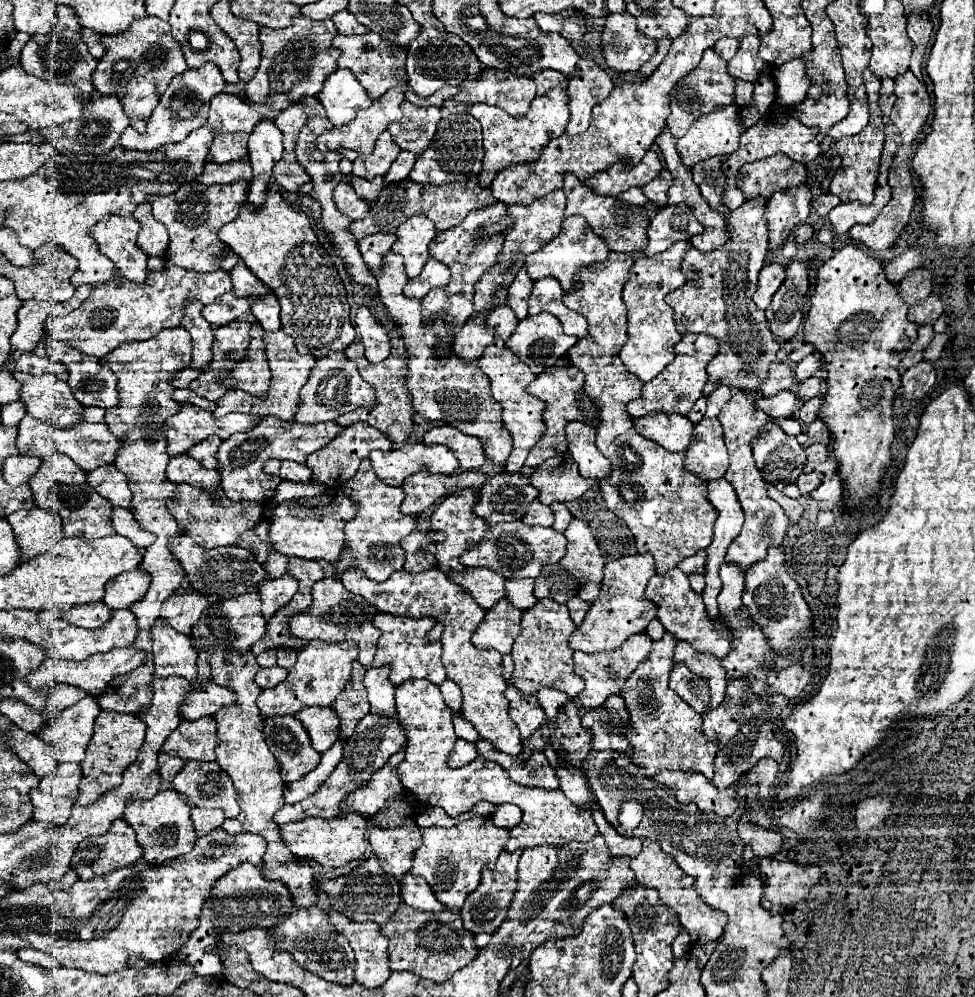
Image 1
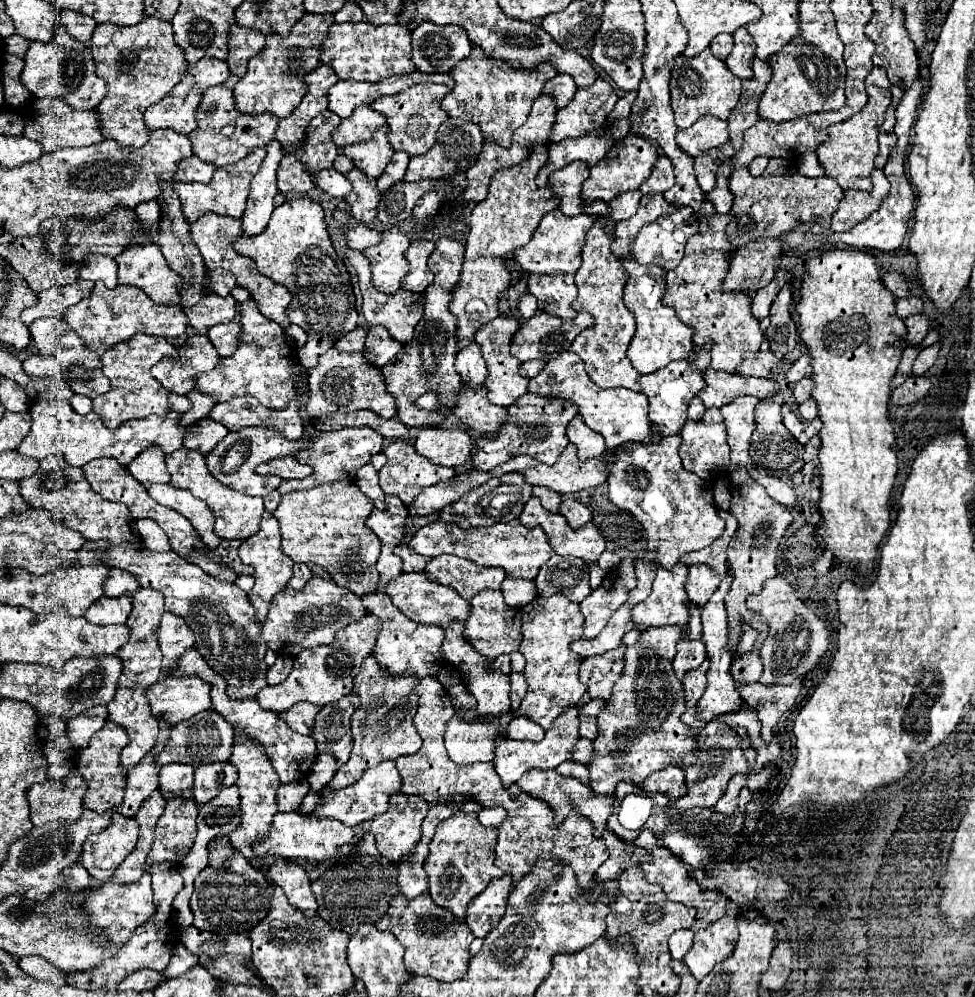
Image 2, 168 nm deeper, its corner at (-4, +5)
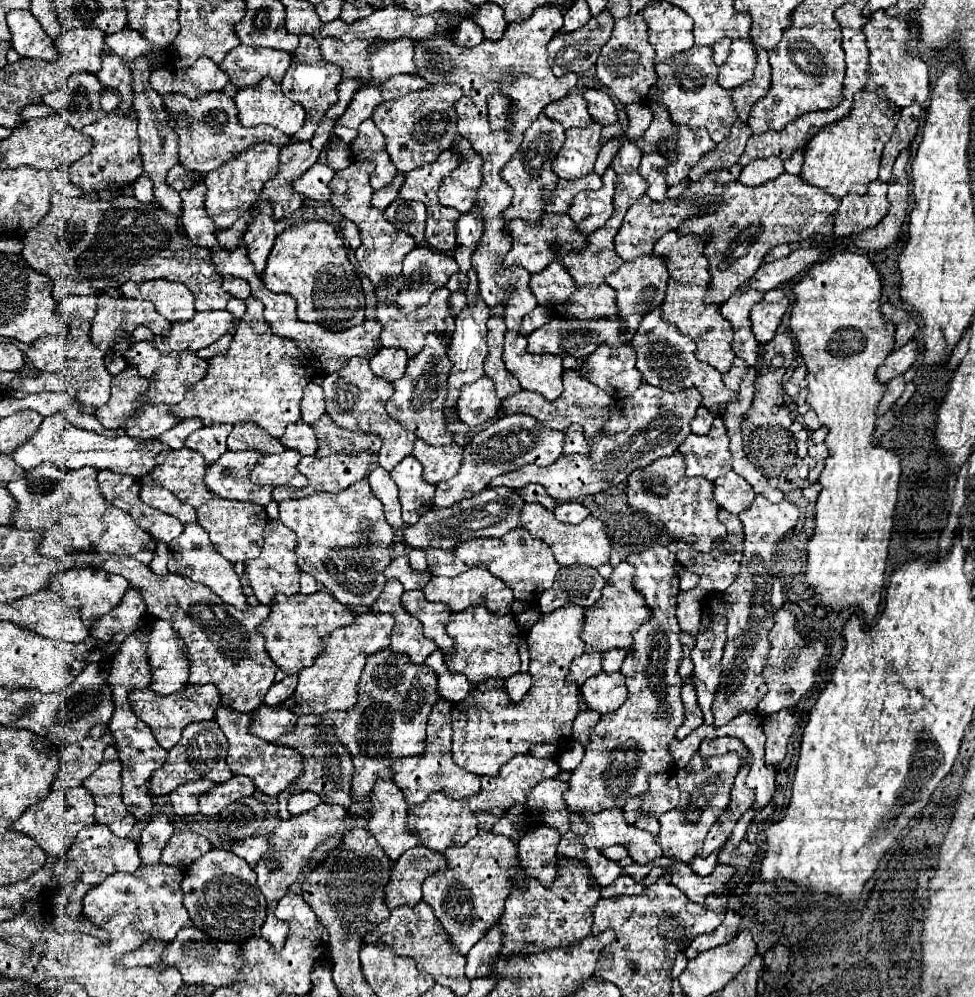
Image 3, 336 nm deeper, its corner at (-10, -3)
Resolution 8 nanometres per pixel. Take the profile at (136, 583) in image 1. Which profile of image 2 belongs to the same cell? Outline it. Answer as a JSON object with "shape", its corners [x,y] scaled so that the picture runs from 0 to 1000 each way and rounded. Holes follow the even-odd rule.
{"shape":[[[114,571],[108,585],[106,585],[106,595],[110,599],[120,599],[120,597],[126,597],[128,593],[138,595],[141,591],[143,589],[141,589],[141,583],[136,581],[136,577],[130,577],[124,571]]]}

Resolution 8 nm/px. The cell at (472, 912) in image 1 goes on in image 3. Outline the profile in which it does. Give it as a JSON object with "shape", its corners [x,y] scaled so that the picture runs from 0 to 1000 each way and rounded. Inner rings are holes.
{"shape":[[[514,920],[510,926],[504,928],[504,932],[497,934],[495,942],[481,954],[479,972],[477,972],[477,978],[481,982],[502,978],[502,968],[504,968],[506,960],[510,958],[512,950],[516,948],[516,934],[512,934],[512,926],[514,926]]]}

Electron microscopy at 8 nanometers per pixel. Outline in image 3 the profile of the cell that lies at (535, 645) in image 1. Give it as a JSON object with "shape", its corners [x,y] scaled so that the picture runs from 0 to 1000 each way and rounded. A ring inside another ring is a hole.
{"shape":[[[579,607],[573,609],[571,613],[563,617],[555,617],[555,621],[543,631],[541,635],[541,645],[543,645],[543,657],[545,657],[545,667],[543,667],[543,677],[547,679],[547,687],[543,695],[536,699],[534,705],[524,705],[520,699],[520,693],[516,689],[506,690],[499,695],[491,695],[485,691],[479,701],[473,705],[465,707],[465,763],[479,771],[481,775],[487,777],[510,777],[512,771],[524,763],[532,755],[541,755],[545,745],[579,745],[586,739],[586,725],[590,717],[594,715],[594,687],[582,685],[582,675],[584,667],[592,657],[600,655],[598,643],[596,643],[596,633],[598,633],[598,621],[600,621],[600,611],[594,607]]]}

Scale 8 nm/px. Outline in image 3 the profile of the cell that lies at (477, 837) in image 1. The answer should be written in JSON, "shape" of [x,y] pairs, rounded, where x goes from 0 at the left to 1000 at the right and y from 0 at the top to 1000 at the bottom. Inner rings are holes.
{"shape":[[[491,831],[477,848],[463,846],[456,854],[458,872],[446,874],[434,884],[434,902],[444,910],[454,932],[463,938],[467,954],[479,958],[495,936],[512,922],[518,902],[524,896],[526,882],[534,882],[526,870],[530,868],[530,848],[514,838]]]}

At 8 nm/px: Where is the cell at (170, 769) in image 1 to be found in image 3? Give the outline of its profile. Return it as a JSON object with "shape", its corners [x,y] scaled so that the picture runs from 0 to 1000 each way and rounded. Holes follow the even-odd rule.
{"shape":[[[206,781],[200,783],[200,785],[188,785],[188,787],[184,787],[173,797],[179,815],[182,817],[200,817],[200,815],[204,815],[202,801],[204,801],[204,797],[212,795],[216,789],[218,789],[216,783],[206,783]]]}

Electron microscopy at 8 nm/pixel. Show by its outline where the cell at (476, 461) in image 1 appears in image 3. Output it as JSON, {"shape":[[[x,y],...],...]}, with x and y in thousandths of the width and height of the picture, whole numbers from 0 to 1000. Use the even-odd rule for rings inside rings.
{"shape":[[[428,440],[424,458],[428,458],[434,466],[434,480],[440,484],[450,484],[469,476],[475,462],[475,448],[469,444],[444,448],[440,444],[434,444],[434,440]]]}

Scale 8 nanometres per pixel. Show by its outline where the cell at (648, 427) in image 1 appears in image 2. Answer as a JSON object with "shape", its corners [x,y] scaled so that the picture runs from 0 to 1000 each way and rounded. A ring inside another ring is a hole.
{"shape":[[[577,352],[571,360],[563,362],[559,366],[559,372],[555,372],[555,376],[551,376],[551,380],[545,380],[543,382],[541,394],[549,394],[549,396],[555,396],[555,398],[561,398],[561,400],[579,400],[579,402],[592,406],[594,408],[594,416],[600,420],[600,426],[606,428],[608,432],[616,434],[625,450],[631,450],[631,448],[635,448],[641,442],[659,442],[662,436],[666,436],[664,398],[659,394],[645,392],[645,390],[616,390],[616,388],[612,388],[604,380],[604,376],[600,372],[596,360],[588,352]]]}

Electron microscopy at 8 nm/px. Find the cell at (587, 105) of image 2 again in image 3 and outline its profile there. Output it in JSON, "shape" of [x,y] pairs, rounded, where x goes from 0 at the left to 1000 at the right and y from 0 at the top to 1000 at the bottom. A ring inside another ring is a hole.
{"shape":[[[606,121],[606,127],[588,127],[579,131],[579,143],[567,161],[567,172],[575,180],[596,180],[608,172],[616,149],[616,123]]]}

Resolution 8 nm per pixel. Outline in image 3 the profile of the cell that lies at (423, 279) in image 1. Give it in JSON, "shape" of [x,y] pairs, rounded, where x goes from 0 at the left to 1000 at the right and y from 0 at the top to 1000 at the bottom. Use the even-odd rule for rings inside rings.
{"shape":[[[436,246],[426,248],[413,262],[413,276],[409,280],[403,280],[401,288],[387,288],[385,294],[389,300],[401,300],[401,304],[411,308],[415,314],[422,314],[428,308],[436,306],[440,302],[442,294],[446,290],[454,288],[465,274],[469,274],[469,264],[463,256],[442,252],[442,248],[436,248]]]}

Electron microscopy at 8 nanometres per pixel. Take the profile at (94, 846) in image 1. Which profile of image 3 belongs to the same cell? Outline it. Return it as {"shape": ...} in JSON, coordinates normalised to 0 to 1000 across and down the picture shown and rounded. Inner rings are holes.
{"shape":[[[97,825],[93,829],[87,829],[85,834],[81,834],[69,860],[65,860],[63,866],[58,868],[58,884],[63,888],[69,888],[77,882],[83,882],[85,886],[102,888],[116,876],[122,876],[122,874],[136,876],[141,870],[143,870],[143,848],[132,840],[122,842],[118,836],[110,834],[110,829]]]}

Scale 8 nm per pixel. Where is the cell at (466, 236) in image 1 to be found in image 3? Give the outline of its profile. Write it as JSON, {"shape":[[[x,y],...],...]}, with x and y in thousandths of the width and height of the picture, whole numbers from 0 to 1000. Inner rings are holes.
{"shape":[[[438,336],[436,348],[426,360],[419,360],[417,372],[411,380],[403,384],[403,406],[397,408],[401,420],[407,420],[413,428],[424,432],[430,440],[436,440],[442,446],[463,446],[463,432],[458,432],[458,416],[456,416],[456,400],[458,400],[458,376],[463,374],[463,362],[458,358],[461,338],[456,336]]]}

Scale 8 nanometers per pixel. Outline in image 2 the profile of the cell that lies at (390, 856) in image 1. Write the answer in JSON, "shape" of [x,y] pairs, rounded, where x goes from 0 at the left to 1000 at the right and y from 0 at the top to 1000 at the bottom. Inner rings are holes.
{"shape":[[[405,795],[399,801],[399,813],[381,821],[381,836],[385,838],[389,856],[401,866],[417,858],[432,842],[432,823],[438,813],[436,801]]]}

